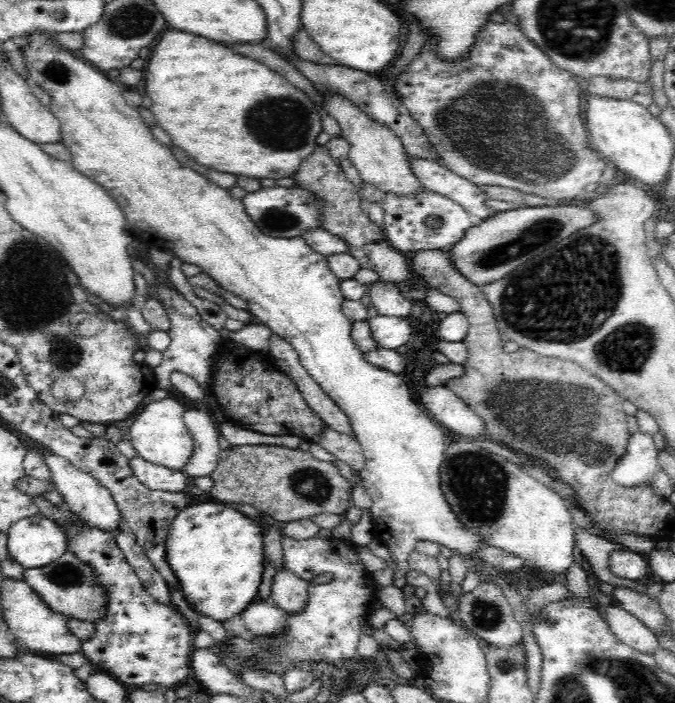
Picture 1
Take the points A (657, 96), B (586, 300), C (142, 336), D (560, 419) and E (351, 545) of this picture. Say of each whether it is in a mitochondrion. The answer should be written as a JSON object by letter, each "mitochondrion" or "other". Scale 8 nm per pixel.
{"A":"other","B":"mitochondrion","C":"other","D":"mitochondrion","E":"other"}

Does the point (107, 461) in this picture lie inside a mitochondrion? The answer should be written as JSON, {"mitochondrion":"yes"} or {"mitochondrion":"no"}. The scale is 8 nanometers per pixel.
{"mitochondrion":"no"}

